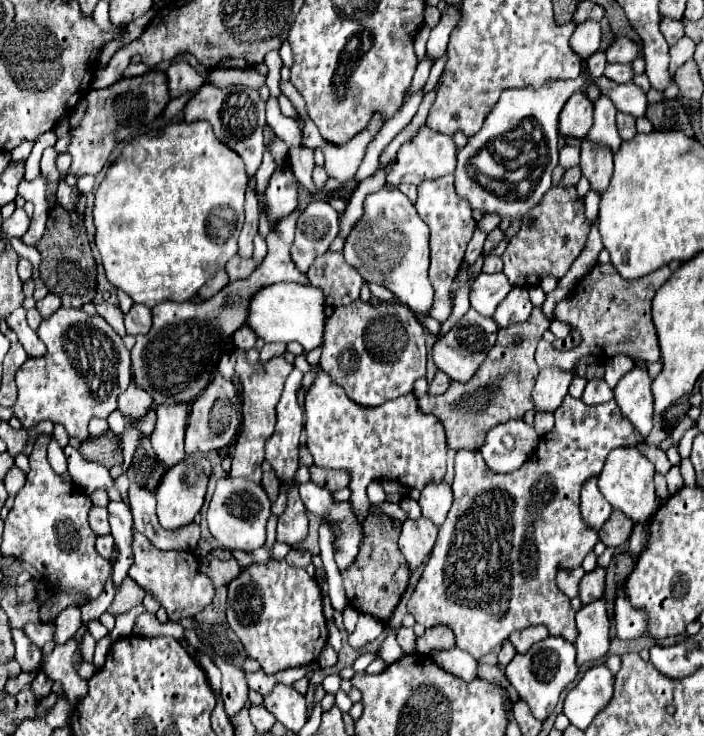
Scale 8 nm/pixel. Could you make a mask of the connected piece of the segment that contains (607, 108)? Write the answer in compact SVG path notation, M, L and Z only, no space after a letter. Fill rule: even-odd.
M600 96L600 100L594 104L594 126L584 140L590 144L604 144L612 154L616 154L622 144L622 138L618 136L614 116L616 112L610 100L602 100Z

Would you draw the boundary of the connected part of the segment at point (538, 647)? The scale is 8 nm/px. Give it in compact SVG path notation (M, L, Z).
M548 636L542 642L536 642L526 654L516 654L506 666L506 678L516 688L518 696L530 706L530 712L536 720L546 720L558 702L560 692L576 678L578 666L574 660L574 644L560 636Z

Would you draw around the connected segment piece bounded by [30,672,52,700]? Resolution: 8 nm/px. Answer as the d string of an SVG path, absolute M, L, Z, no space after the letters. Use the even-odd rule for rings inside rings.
M42 672L34 678L34 682L30 684L30 688L32 688L32 692L34 692L34 696L40 700L40 698L44 698L44 690L52 690L52 684L50 684L50 680L46 680L46 676L42 676Z

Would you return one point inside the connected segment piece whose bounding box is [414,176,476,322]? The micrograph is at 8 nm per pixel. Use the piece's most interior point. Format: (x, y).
(451, 225)

